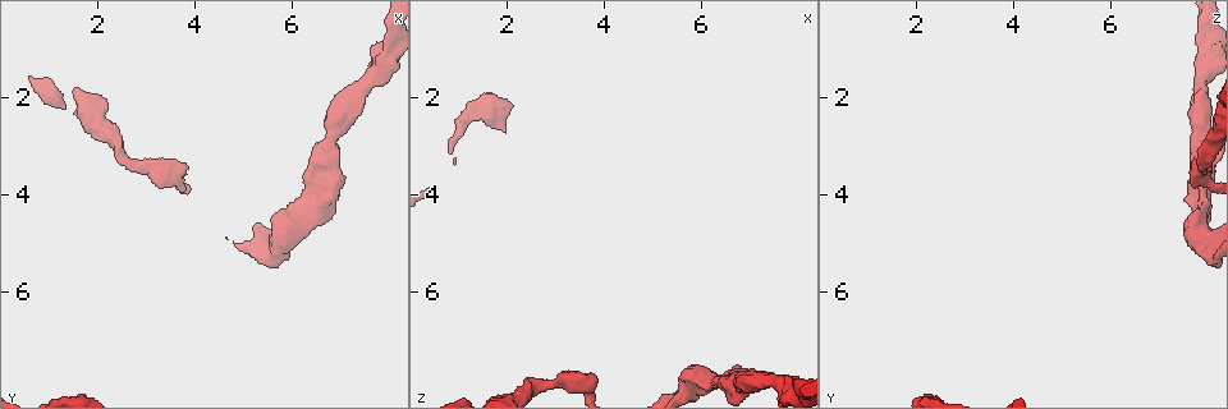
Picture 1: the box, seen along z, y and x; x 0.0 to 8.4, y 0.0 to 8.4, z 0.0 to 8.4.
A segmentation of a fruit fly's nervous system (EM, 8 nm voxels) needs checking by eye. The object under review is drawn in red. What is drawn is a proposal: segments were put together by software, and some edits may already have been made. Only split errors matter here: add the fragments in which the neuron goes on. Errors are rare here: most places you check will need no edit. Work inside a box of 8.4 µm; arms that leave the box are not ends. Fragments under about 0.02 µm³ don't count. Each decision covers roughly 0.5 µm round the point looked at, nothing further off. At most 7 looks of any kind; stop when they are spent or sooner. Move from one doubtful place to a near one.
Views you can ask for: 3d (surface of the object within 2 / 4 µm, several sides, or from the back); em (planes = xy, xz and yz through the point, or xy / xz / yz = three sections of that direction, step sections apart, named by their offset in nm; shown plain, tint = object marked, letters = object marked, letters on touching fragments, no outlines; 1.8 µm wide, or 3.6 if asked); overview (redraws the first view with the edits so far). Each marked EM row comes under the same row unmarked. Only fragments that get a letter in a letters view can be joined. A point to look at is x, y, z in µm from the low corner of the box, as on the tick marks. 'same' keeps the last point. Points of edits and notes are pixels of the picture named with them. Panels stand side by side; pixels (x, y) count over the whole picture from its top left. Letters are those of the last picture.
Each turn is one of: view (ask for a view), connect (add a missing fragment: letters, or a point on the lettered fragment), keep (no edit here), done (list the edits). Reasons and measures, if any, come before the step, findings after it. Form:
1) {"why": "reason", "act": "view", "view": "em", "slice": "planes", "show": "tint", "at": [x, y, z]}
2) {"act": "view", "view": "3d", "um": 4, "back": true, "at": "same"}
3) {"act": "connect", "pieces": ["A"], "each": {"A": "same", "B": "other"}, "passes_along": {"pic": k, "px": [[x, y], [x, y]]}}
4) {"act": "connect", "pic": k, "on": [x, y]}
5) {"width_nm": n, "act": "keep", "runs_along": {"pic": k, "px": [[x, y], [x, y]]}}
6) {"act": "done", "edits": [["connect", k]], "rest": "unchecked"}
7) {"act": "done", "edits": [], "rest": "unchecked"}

{"act": "view", "view": "em", "slice": "xy", "step": 8, "show": "tint", "at": [7.55, 1.70, 7.80]}

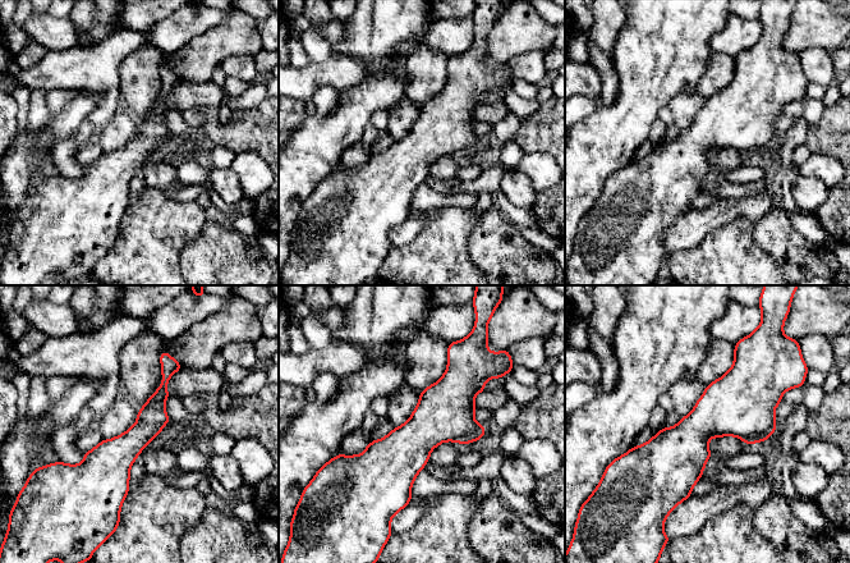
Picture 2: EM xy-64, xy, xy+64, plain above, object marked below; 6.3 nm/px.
{"act": "view", "view": "em", "slice": "yz", "step": 4, "show": "tint", "at": "same"}

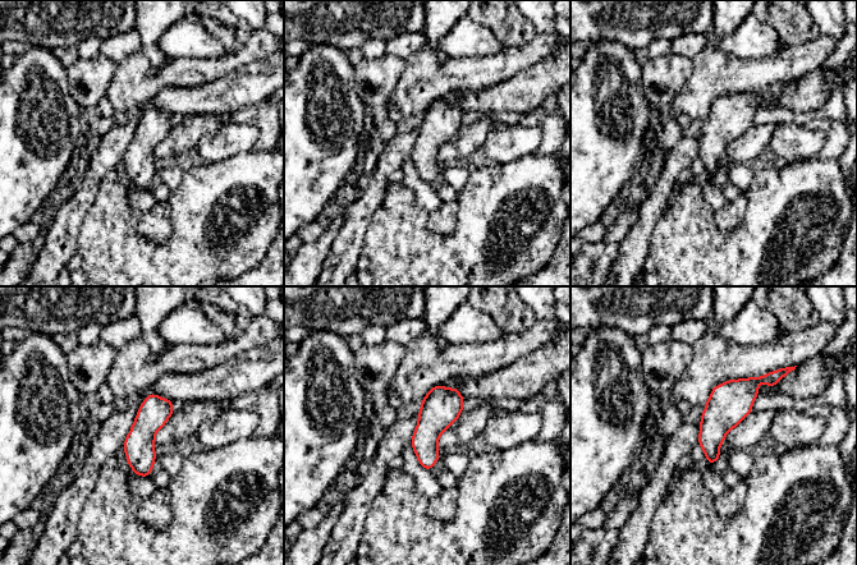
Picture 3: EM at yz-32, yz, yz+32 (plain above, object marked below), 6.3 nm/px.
{"act": "view", "view": "em", "slice": "yz", "step": 4, "show": "letters", "at": "same"}

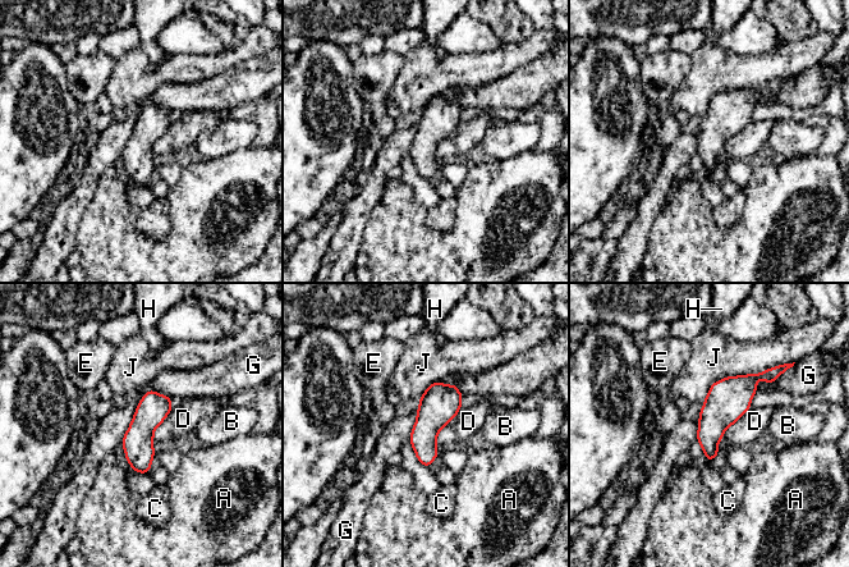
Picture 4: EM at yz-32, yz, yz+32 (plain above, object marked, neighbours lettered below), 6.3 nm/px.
{"act": "keep", "each": {"A": "other", "B": "other", "C": "other", "D": "other", "E": "other", "G": "other", "H": "other", "J": "other"}, "border": {"pic": 4, "px": [[171, 398], [148, 391], [120, 443]]}, "found": "no lettered fragment goes on from it"}

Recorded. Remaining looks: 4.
{"why": "stops while still wide", "act": "view", "view": "3d", "um": 2, "at": [6.15, 4.00, 7.90]}

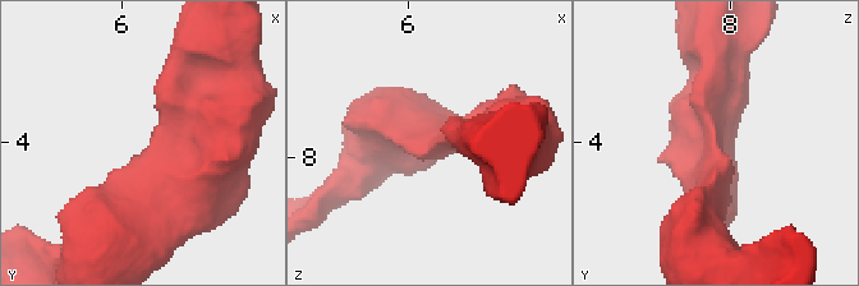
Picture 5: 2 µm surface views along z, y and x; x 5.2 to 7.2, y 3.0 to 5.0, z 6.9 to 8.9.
{"why": "shape alone is not enough", "act": "view", "view": "em", "um": 3.6, "slice": "yz", "step": 8, "show": "tint", "at": [6.16, 4.06, 7.96]}

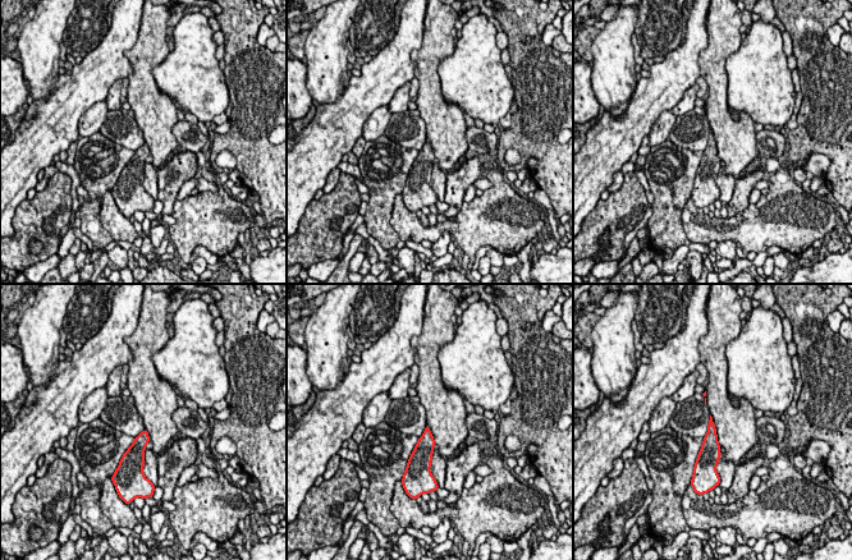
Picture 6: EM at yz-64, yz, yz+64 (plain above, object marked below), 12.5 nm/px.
{"why": "another direction", "act": "view", "view": "em", "um": 3.6, "slice": "planes", "show": "letters", "at": "same"}

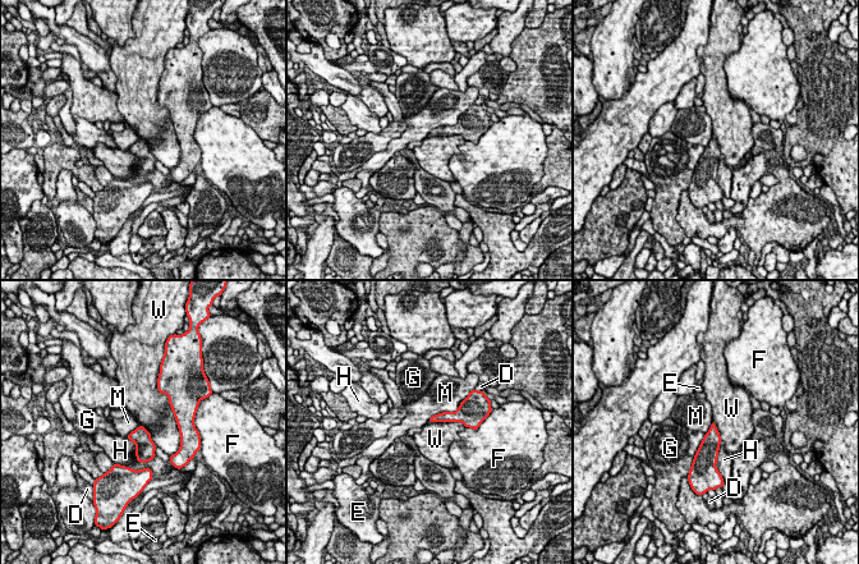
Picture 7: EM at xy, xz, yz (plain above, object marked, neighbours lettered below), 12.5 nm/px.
{"act": "keep", "each": {"D": "other", "E": "other", "F": "other", "G": "other", "H": "other", "M": "other", "W": "other"}, "border": {"pic": 7, "px": [[156, 381], [179, 432], [171, 455]]}, "found": "no lettered fragment goes on from it"}

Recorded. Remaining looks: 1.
{"act": "done", "edits": [], "rest": "unchecked"}

